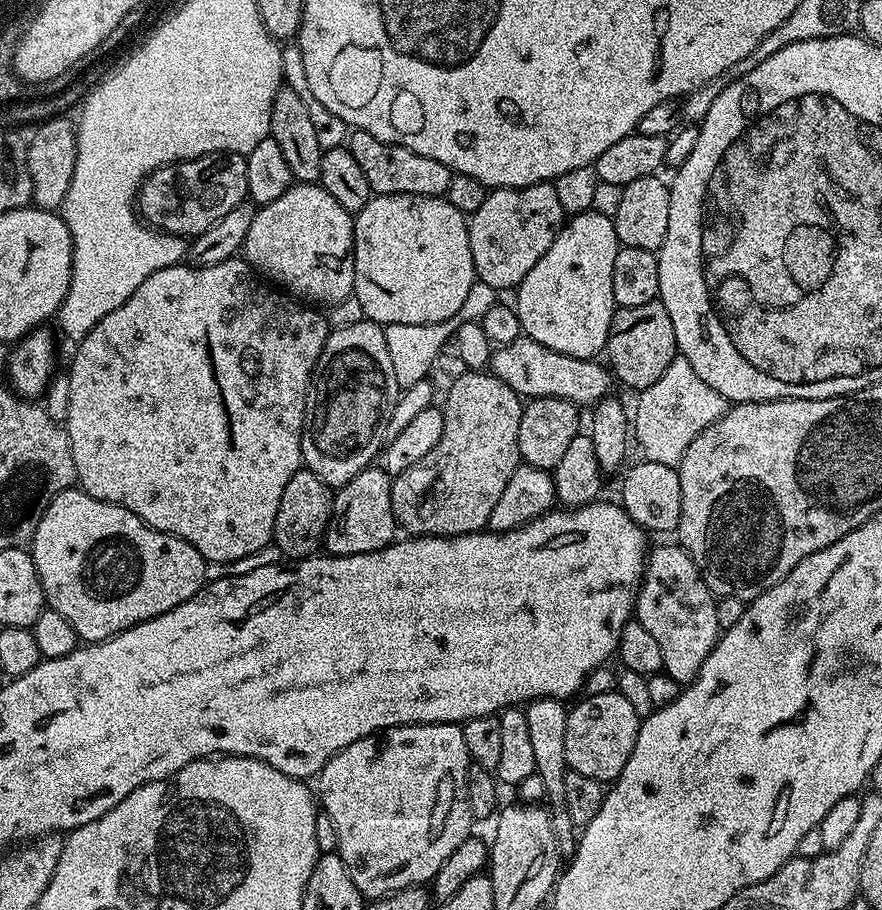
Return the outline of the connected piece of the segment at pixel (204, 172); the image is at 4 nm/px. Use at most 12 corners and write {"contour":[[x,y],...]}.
{"contour":[[221,152],[154,170],[138,212],[201,236],[245,203],[246,159]]}

